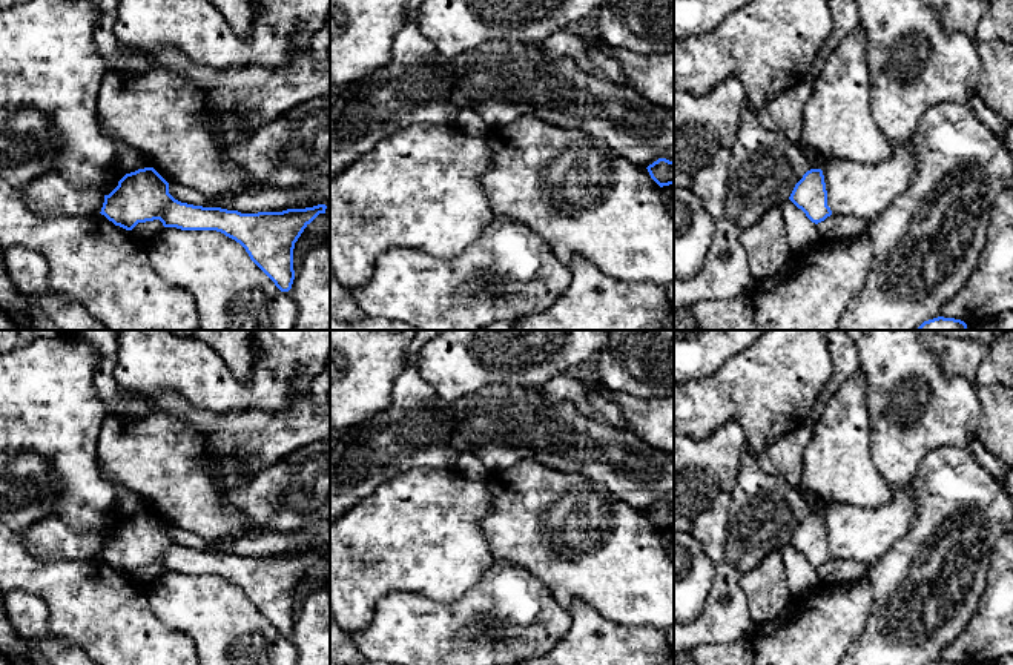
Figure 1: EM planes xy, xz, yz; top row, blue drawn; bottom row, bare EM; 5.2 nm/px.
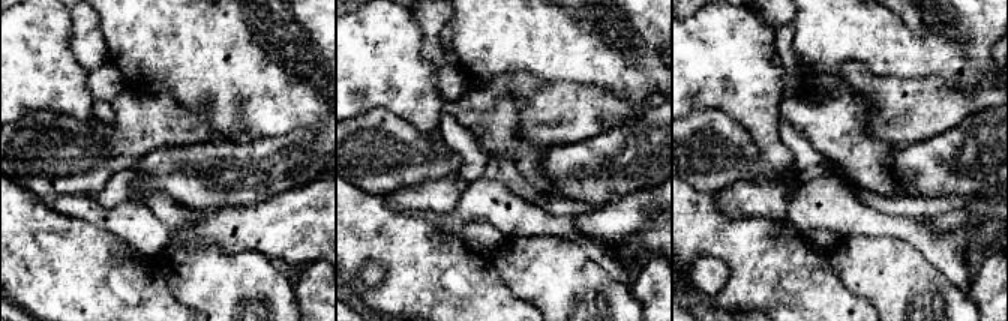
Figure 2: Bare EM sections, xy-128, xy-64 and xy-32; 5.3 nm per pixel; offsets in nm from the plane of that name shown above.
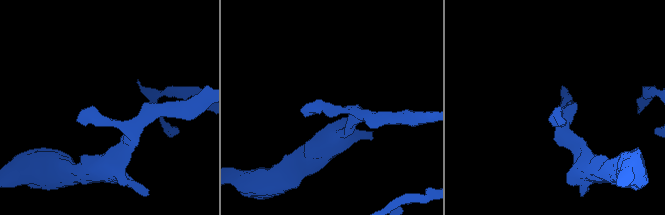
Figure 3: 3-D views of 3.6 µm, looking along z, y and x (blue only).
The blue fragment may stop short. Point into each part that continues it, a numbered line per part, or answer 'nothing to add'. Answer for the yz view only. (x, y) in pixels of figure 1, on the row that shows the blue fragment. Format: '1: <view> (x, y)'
nothing to add

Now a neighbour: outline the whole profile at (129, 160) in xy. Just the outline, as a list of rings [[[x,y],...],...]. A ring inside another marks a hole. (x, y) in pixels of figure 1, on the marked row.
[[[100,123],[100,132],[107,137],[117,147],[118,167],[123,174],[130,174],[147,167],[144,157],[120,138],[111,135]]]

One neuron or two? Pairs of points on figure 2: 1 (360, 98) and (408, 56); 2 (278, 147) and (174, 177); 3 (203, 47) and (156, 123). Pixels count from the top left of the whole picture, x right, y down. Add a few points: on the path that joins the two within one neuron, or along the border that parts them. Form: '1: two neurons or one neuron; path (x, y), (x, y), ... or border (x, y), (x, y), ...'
1: one neuron; path (372, 86), (396, 62)
2: one neuron; path (252, 173), (200, 174)
3: two neurons; border (137, 93), (170, 93), (188, 108), (203, 113)

